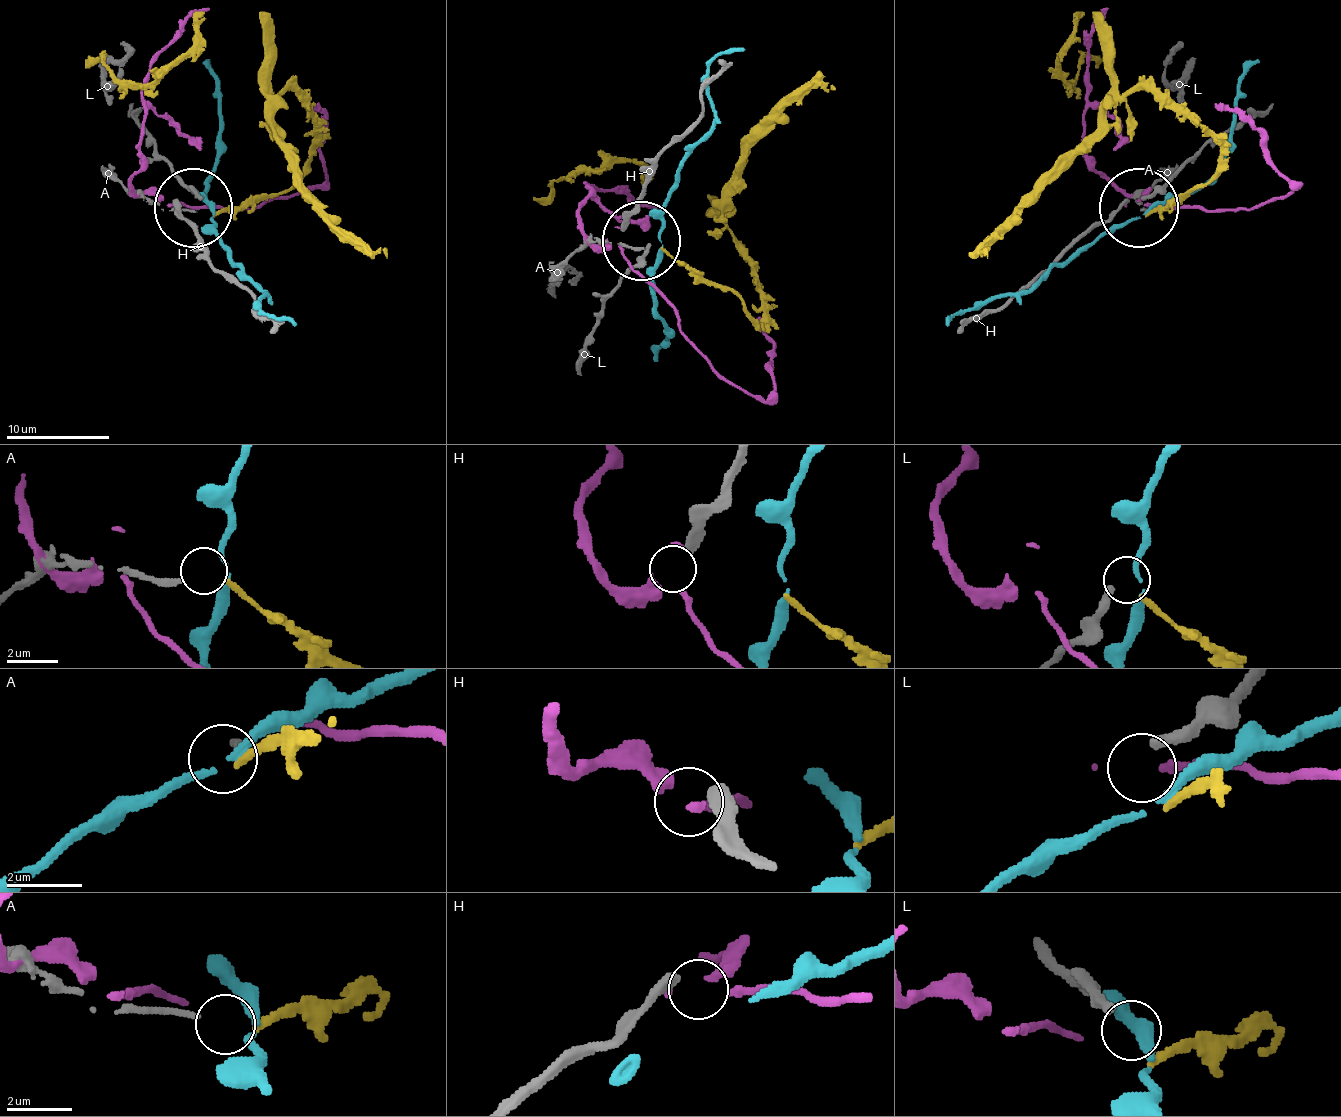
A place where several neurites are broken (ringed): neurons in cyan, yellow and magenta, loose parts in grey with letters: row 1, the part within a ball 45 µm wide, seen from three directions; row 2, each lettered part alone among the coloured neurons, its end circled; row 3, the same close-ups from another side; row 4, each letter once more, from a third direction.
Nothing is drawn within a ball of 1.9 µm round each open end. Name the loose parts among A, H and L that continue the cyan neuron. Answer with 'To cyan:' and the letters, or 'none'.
To cyan: none

